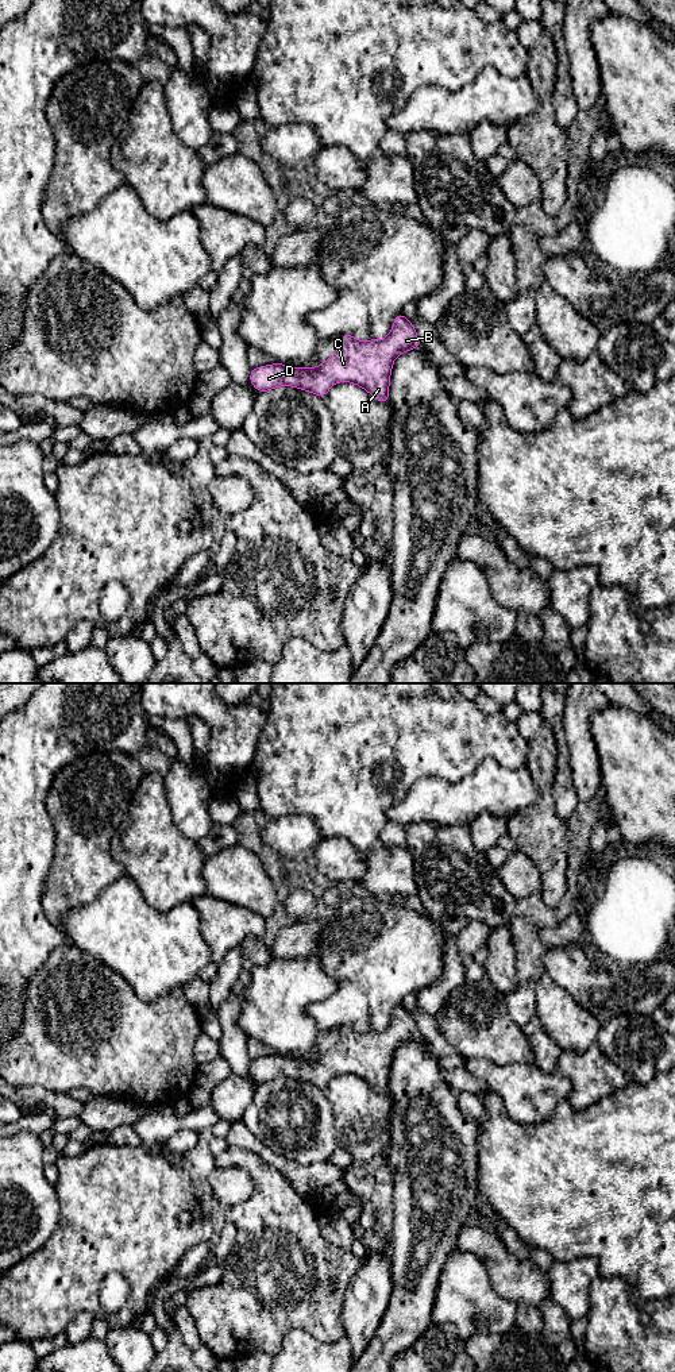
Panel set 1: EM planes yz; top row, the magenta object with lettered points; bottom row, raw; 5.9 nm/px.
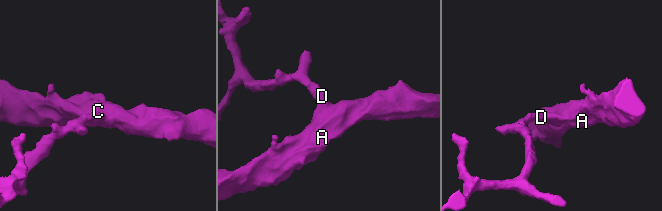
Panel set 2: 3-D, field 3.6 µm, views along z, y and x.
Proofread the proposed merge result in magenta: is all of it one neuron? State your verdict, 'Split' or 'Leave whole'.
Leave whole

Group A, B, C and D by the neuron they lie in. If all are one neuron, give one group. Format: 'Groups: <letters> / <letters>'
Groups: A B C D

